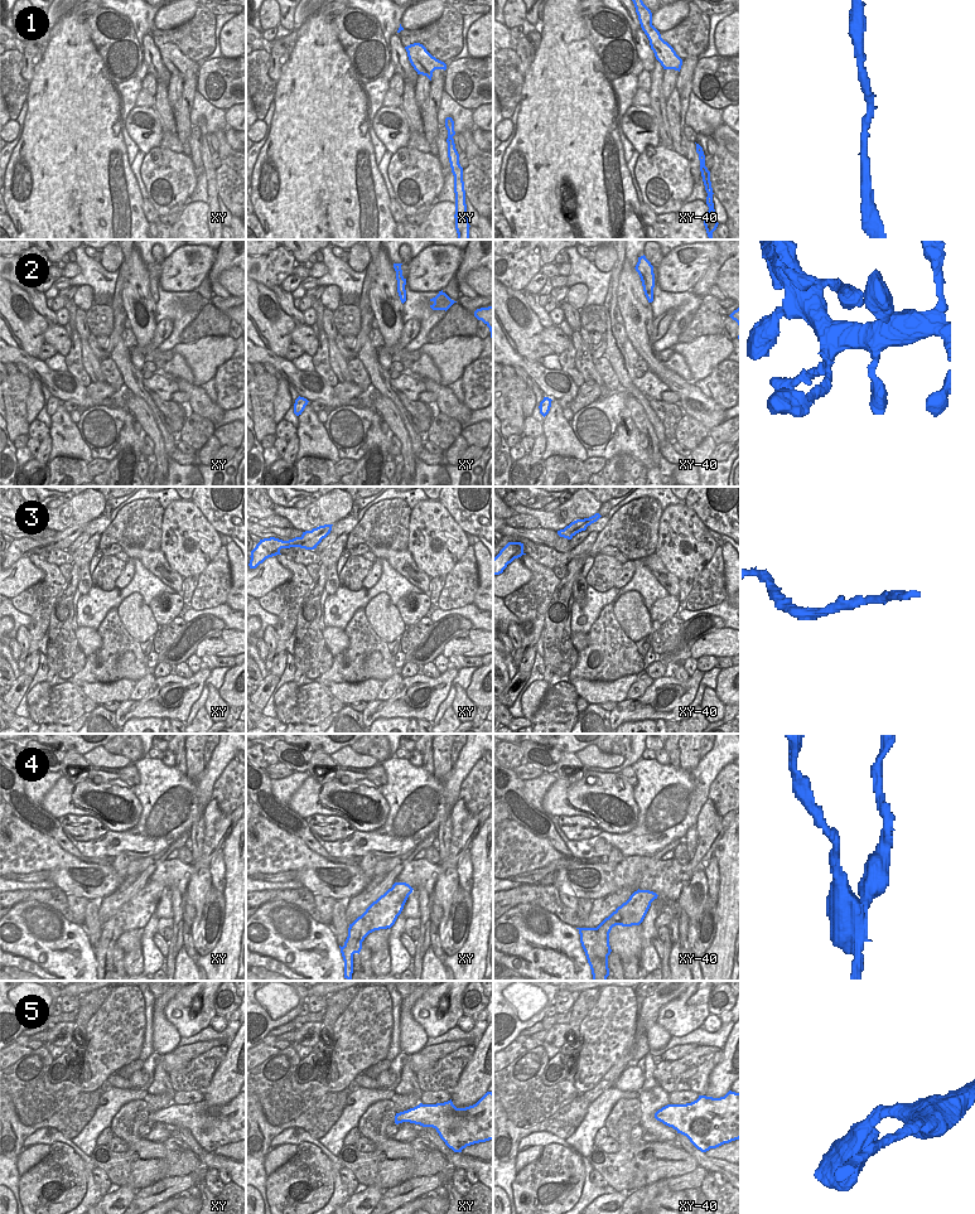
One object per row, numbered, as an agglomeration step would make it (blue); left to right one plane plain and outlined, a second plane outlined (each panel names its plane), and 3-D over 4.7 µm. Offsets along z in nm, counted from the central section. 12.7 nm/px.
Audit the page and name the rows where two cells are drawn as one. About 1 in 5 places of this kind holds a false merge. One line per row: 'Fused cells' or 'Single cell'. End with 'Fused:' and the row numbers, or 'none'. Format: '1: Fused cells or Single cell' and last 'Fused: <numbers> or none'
1: Single cell
2: Single cell
3: Single cell
4: Fused cells
5: Single cell
Fused: 4.

